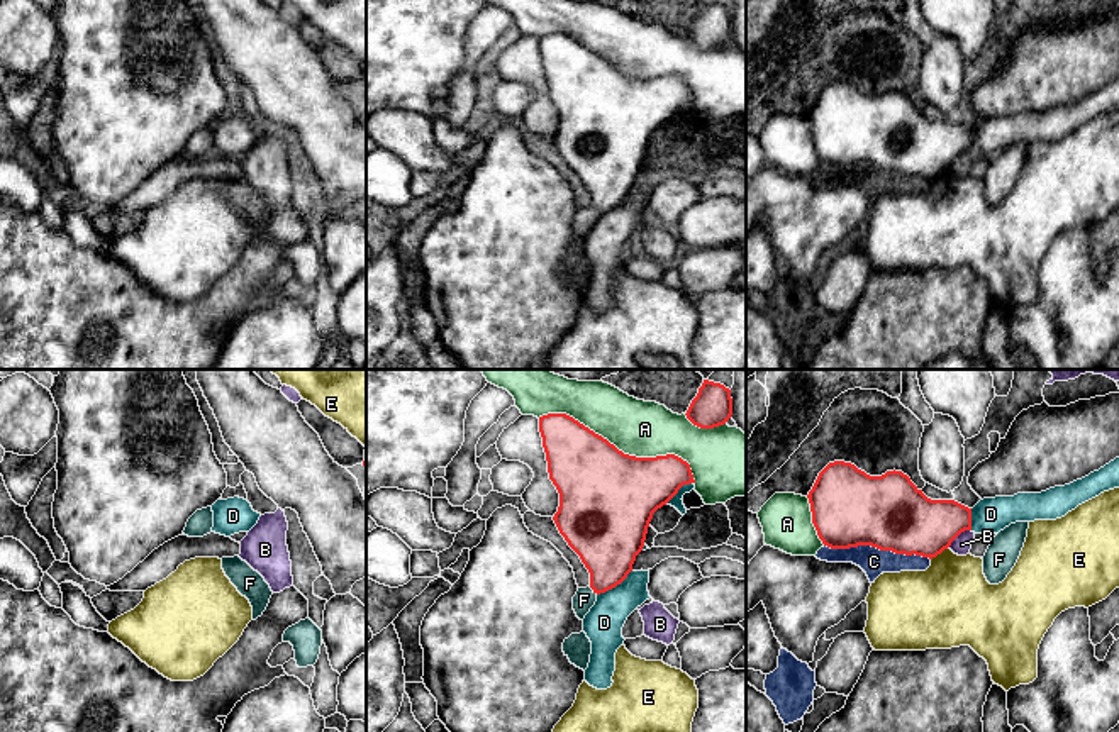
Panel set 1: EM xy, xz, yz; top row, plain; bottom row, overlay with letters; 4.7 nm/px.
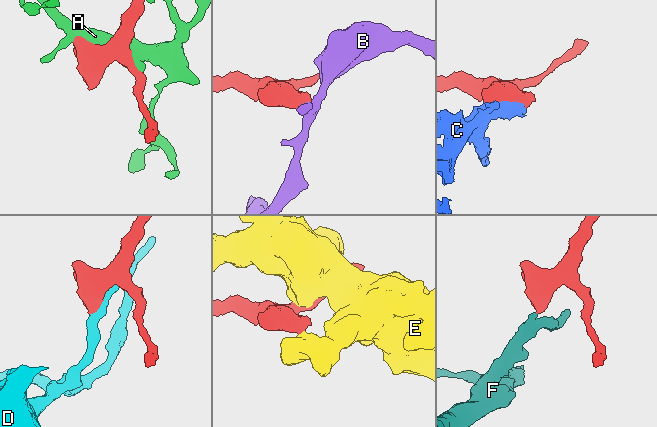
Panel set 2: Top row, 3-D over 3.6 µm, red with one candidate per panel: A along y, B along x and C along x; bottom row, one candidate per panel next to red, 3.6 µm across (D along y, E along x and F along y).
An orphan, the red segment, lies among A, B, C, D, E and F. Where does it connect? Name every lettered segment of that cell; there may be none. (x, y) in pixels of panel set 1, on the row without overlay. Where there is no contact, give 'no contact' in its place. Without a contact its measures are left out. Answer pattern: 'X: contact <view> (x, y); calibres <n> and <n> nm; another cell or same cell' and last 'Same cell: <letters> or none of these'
A: contact xz (621, 72); calibres 460 and 280 nm; another cell
B: contact yz (958, 155); calibres 300 and 90 nm; another cell
C: contact yz (877, 168); calibres 360 and 130 nm; another cell
D: contact xz (614, 207); calibres 340 and 180 nm; another cell
E: contact yz (940, 173); calibres 320 and 400 nm; another cell
F: contact xz (594, 210); calibres 320 and 100 nm; same cell
Same cell: F

